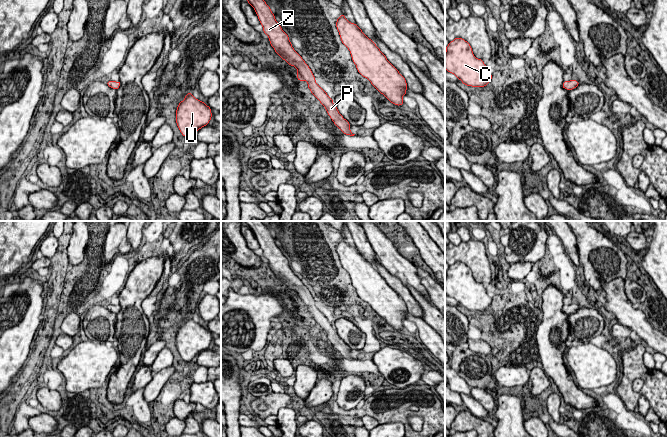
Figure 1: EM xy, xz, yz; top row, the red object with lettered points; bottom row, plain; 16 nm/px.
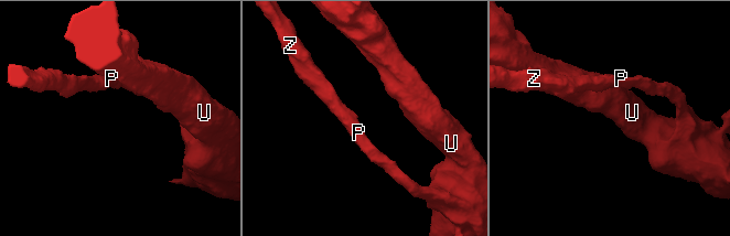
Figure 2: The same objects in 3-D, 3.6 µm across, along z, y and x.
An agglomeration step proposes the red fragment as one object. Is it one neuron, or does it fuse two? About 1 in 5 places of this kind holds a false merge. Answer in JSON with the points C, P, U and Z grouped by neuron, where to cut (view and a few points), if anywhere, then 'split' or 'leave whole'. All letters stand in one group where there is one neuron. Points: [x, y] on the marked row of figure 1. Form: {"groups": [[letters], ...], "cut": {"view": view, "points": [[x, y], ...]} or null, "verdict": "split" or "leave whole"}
{"groups": [["C", "P", "U", "Z"]], "cut": null, "verdict": "leave whole"}

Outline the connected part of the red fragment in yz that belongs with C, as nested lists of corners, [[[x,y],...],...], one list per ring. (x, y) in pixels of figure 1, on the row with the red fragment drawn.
[[[455,38],[445,48],[445,70],[454,74],[464,85],[485,87],[492,74],[482,59],[477,59],[470,44],[462,38]]]

